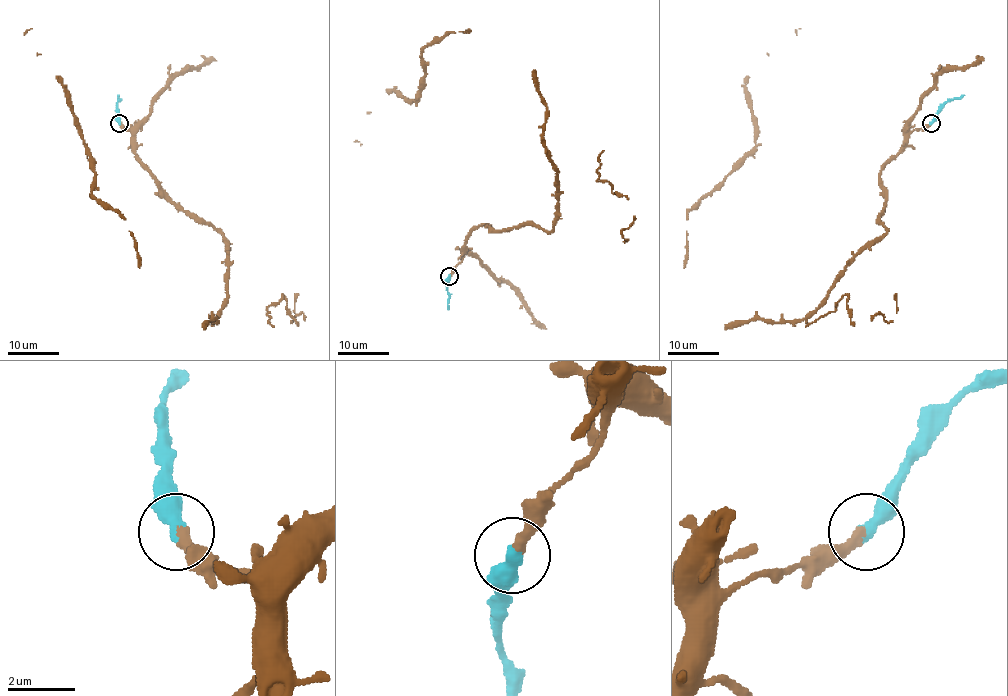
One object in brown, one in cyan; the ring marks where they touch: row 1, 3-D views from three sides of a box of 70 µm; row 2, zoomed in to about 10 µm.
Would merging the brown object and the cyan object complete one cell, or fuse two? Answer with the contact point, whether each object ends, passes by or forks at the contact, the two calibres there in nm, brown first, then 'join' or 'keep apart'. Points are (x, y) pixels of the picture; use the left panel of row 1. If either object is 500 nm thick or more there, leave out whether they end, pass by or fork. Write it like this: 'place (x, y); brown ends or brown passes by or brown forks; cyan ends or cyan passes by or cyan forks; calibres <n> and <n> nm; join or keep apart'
place (119, 123); brown ends; cyan ends; calibres 300 and 480 nm; join

